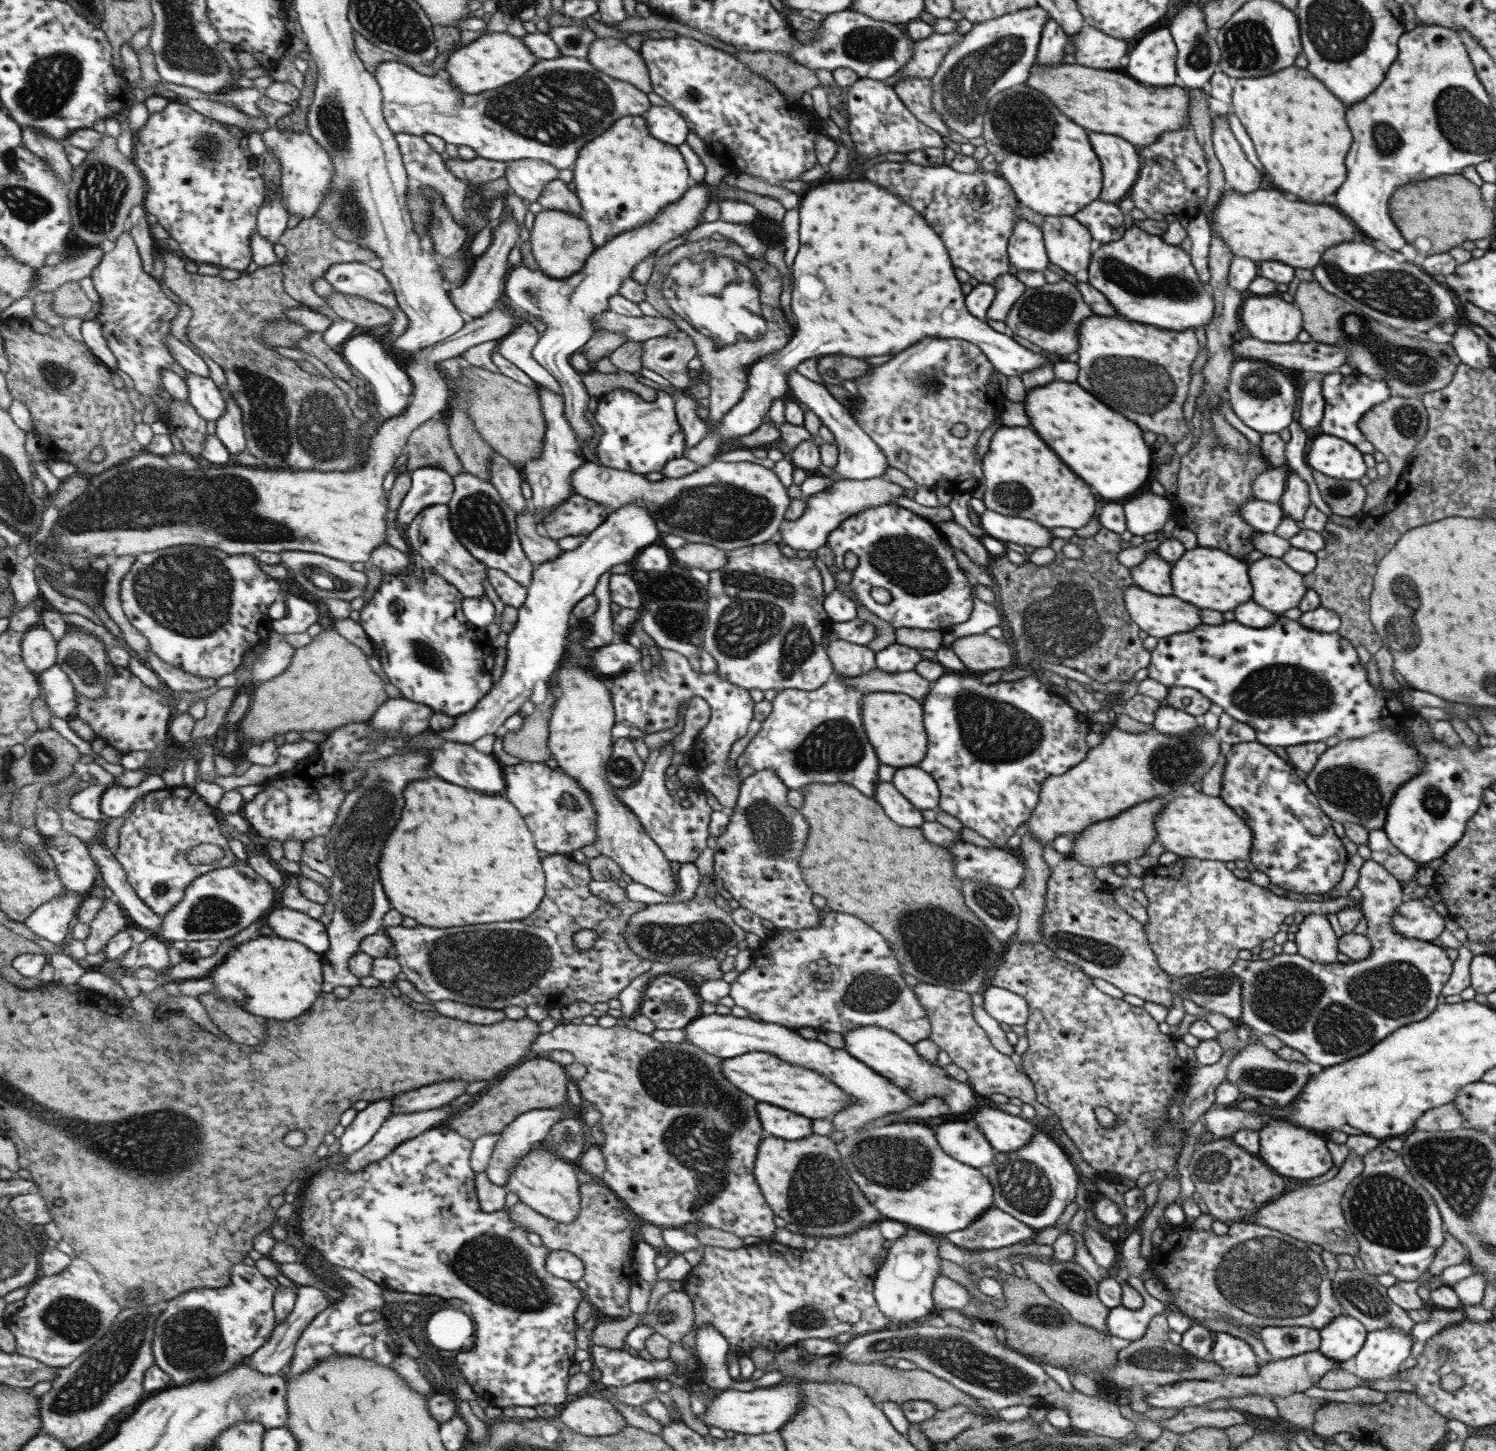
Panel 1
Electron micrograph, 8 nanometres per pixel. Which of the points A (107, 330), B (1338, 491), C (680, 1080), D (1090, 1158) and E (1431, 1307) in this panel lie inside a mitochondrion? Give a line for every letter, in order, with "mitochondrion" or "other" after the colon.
A: other
B: mitochondrion
C: mitochondrion
D: other
E: other

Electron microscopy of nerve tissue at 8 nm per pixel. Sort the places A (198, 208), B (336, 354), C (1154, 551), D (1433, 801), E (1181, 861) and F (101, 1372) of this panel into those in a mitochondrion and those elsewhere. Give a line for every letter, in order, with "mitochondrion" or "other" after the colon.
A: other
B: other
C: other
D: mitochondrion
E: other
F: mitochondrion

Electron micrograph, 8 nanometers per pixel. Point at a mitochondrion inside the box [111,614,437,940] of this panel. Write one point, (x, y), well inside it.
(210, 913)

